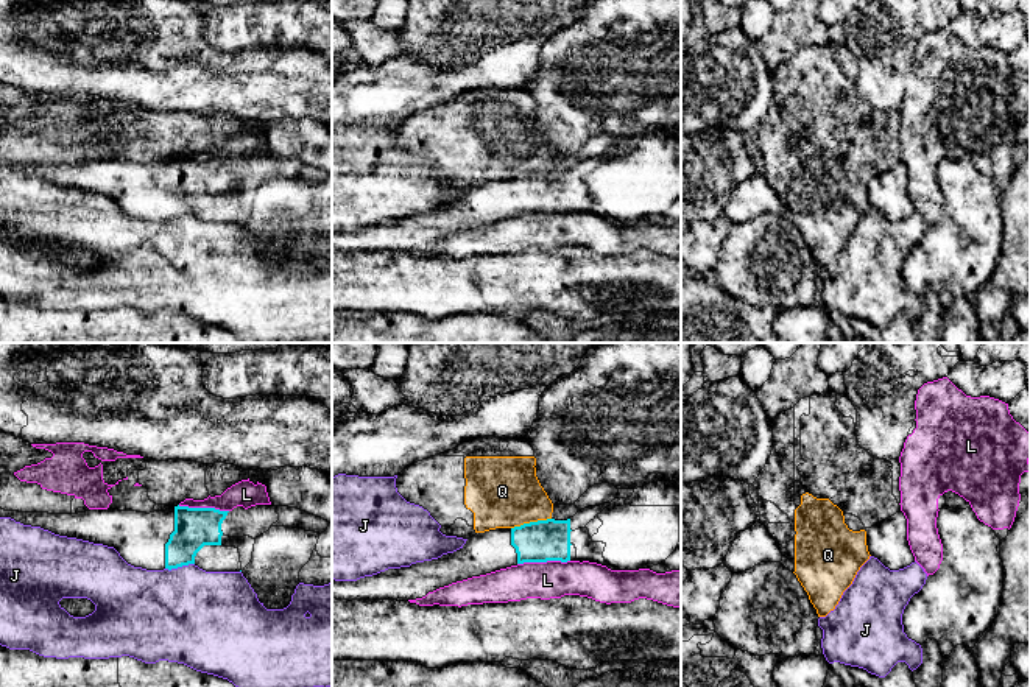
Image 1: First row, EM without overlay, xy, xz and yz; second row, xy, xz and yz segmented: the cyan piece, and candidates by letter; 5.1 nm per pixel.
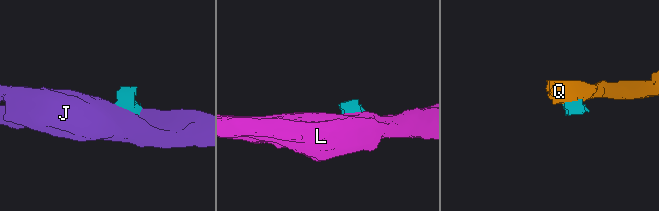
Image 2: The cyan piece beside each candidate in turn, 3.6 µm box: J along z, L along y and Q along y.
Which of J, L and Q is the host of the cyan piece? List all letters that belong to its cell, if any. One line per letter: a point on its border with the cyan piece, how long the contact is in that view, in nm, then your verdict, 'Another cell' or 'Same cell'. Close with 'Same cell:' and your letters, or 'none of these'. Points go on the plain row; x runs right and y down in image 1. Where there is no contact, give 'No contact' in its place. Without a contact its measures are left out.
J: Touches cyan at xy (179, 217). Shared border 160 nm. Another cell
L: Touches cyan at xz (543, 212). Shared border 280 nm. Another cell
Q: Touches cyan at xz (530, 173). Shared border 220 nm. Another cell
Same cell: none of these

